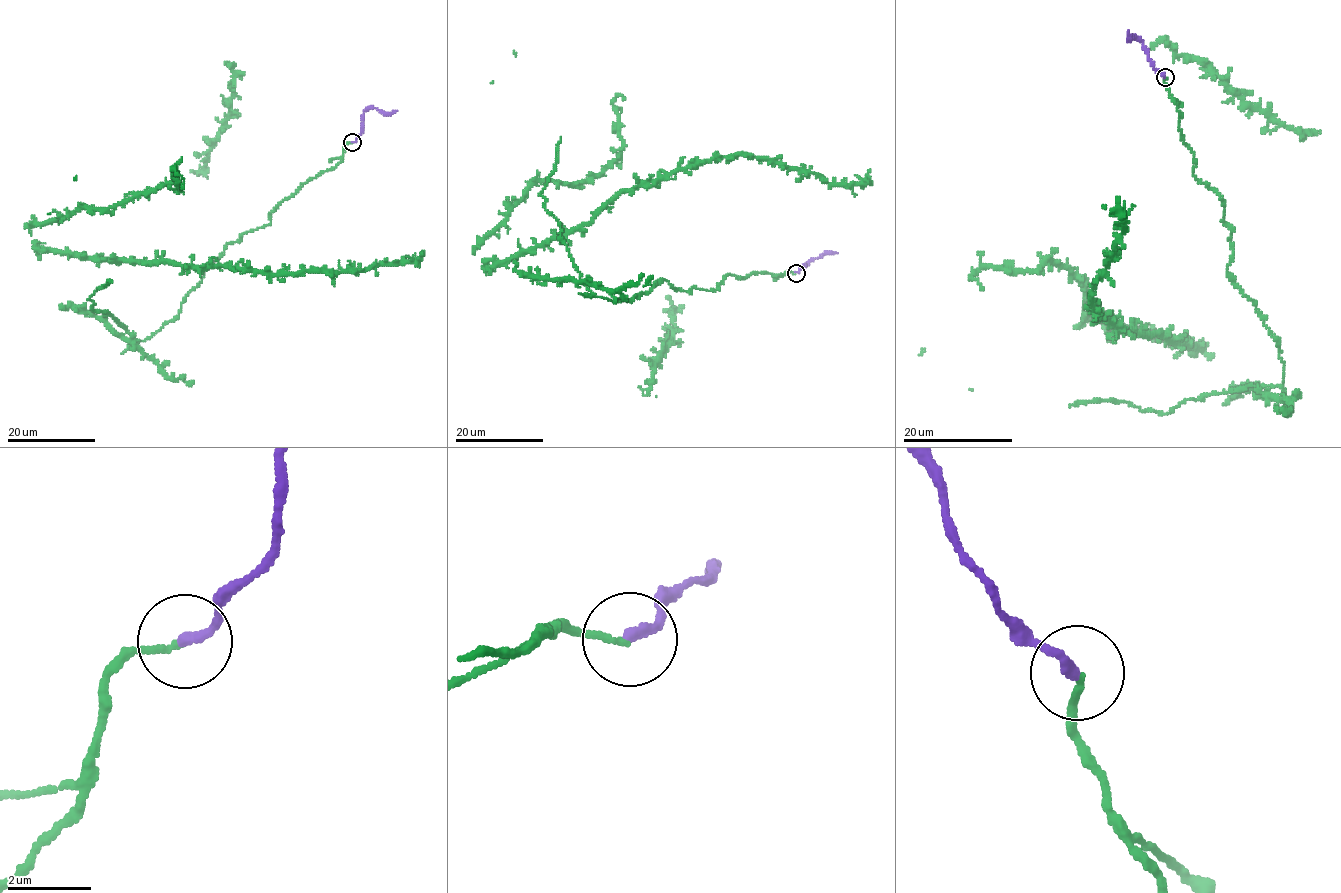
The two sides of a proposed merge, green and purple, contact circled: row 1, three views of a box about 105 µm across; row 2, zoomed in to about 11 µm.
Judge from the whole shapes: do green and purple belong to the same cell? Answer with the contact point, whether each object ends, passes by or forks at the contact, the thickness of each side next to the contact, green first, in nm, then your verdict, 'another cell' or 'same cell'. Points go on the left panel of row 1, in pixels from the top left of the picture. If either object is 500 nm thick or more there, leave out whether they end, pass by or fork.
(352, 142) | green ends | purple ends | 130/240 nm | same cell

